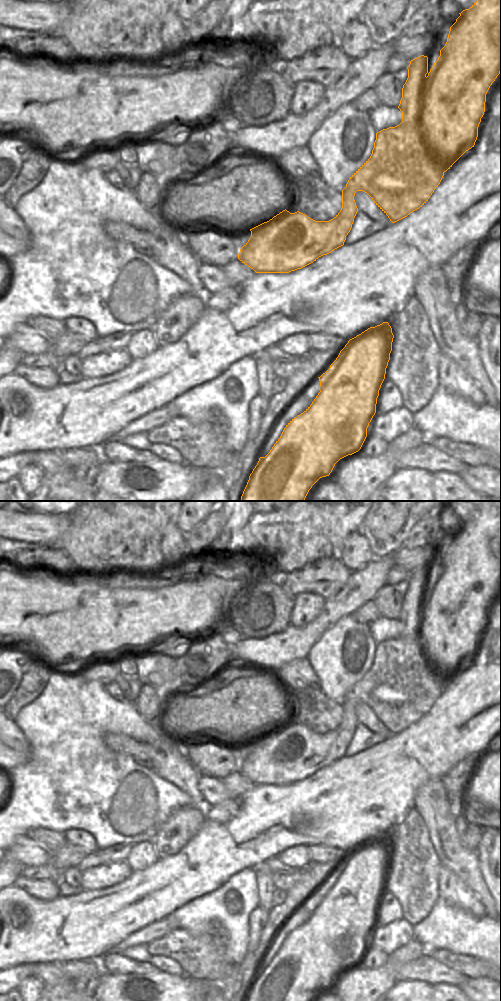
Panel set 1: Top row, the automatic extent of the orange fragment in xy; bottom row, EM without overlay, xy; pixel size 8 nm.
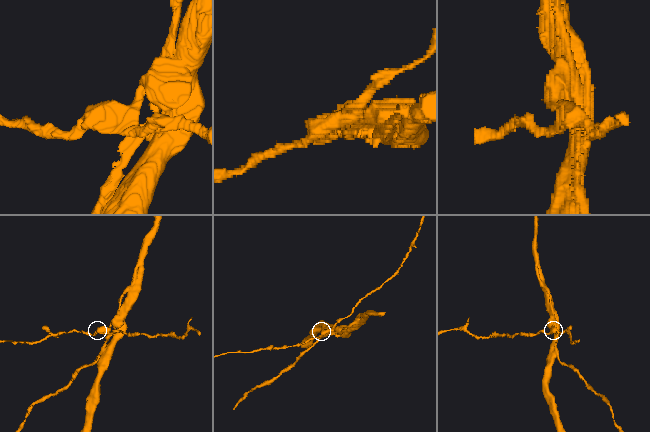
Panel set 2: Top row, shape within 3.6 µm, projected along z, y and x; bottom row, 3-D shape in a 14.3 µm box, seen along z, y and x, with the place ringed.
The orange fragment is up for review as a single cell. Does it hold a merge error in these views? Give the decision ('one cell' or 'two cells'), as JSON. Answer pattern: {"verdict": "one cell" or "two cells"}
{"verdict": "two cells"}

